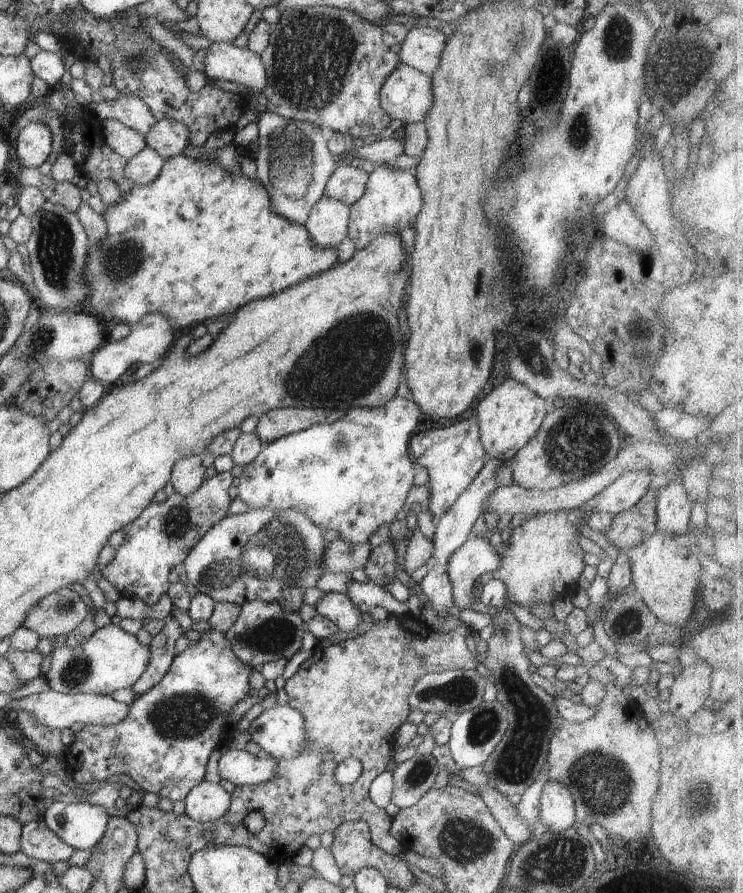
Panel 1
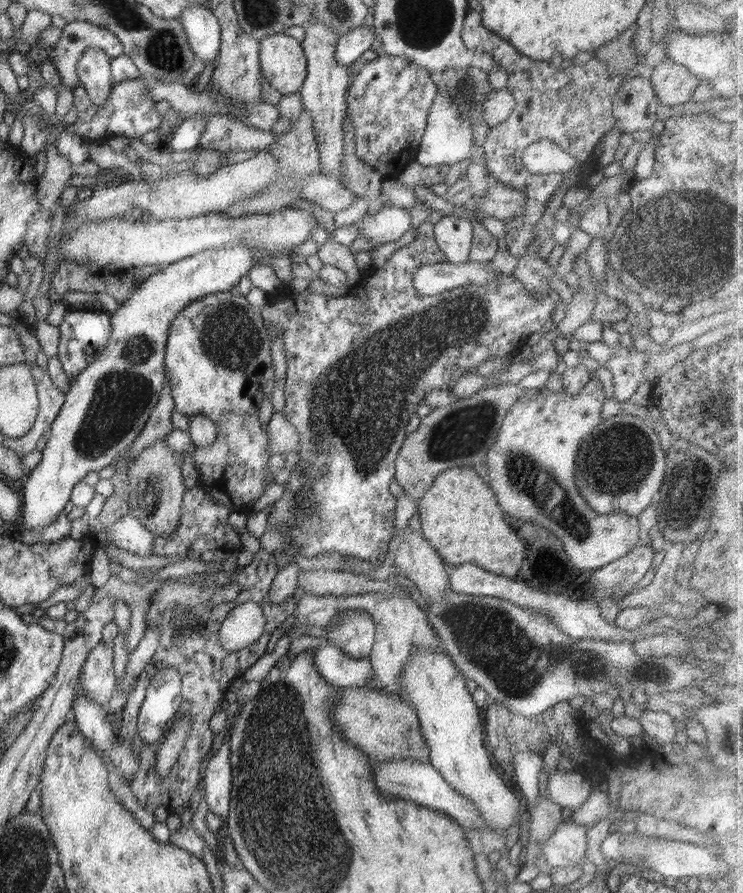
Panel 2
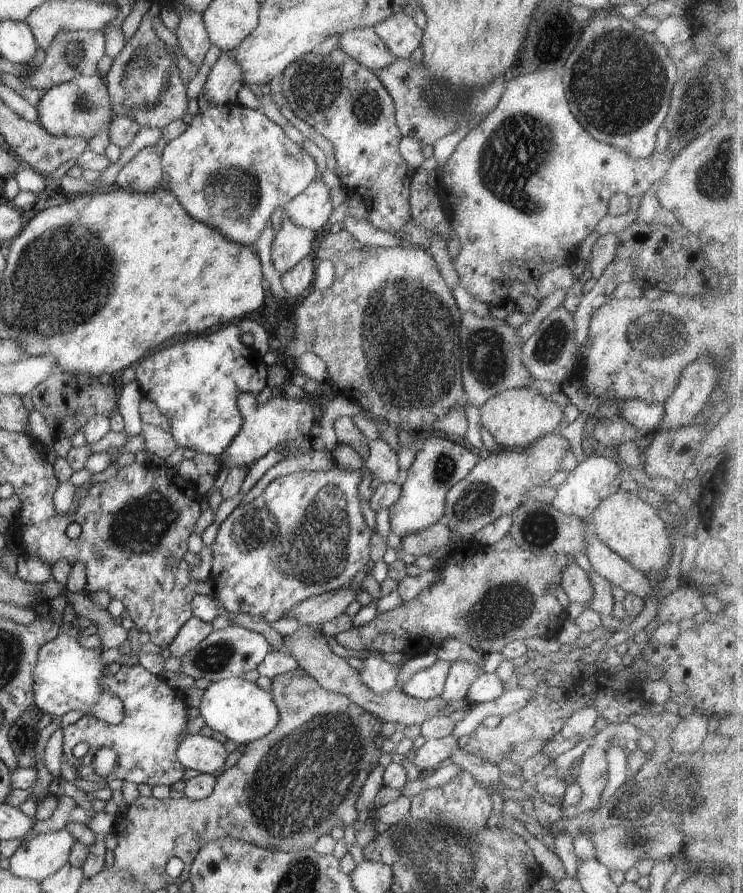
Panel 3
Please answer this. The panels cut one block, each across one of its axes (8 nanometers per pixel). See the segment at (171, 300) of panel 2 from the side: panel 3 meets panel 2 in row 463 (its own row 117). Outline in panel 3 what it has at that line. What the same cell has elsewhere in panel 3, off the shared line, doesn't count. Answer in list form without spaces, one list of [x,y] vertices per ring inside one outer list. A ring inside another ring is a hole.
[[[98,72],[94,75],[81,75],[50,88],[41,94],[41,100],[36,109],[40,118],[39,126],[56,137],[80,136],[90,140],[100,132],[109,130],[109,126],[116,118],[105,80]]]

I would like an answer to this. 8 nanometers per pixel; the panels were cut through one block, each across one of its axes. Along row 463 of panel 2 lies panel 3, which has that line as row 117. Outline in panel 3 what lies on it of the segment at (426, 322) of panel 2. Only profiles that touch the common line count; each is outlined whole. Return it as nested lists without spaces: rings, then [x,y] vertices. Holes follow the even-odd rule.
[[[340,49],[324,56],[310,52],[284,70],[281,87],[294,114],[314,127],[317,134],[324,136],[333,146],[337,161],[335,174],[348,195],[360,196],[366,204],[366,221],[378,230],[396,236],[411,220],[408,191],[411,178],[408,166],[399,154],[402,137],[395,120],[393,99],[382,85],[378,74],[361,66]]]

